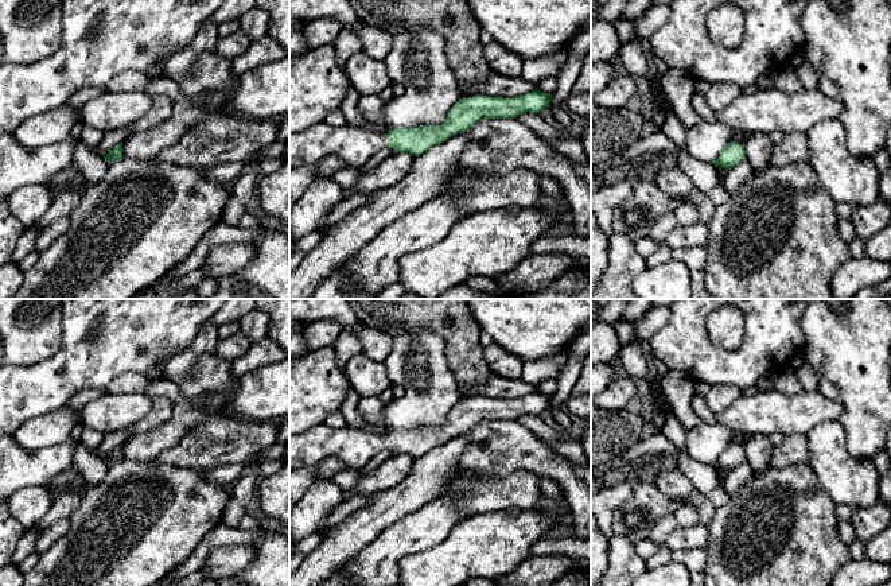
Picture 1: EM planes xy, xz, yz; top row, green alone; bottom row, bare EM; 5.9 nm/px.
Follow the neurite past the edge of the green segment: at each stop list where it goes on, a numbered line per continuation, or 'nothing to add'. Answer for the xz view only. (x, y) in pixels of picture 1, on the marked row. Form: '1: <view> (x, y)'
1: xz (354, 146)

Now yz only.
nothing to add

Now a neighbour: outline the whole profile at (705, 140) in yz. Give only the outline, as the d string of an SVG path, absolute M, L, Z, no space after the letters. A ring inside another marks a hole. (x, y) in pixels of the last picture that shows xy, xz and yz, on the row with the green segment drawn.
M703 121L686 129L685 147L696 159L713 163L732 141L734 129L724 123Z

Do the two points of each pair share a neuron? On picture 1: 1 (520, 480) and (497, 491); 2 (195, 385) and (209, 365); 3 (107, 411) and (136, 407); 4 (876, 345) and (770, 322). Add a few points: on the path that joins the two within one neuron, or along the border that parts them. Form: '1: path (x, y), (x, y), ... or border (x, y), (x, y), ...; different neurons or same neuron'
1: path (514, 485), (509, 491), (502, 491); same neuron
2: path (201, 380), (209, 371); same neuron
3: path (113, 411), (129, 408); same neuron
4: border (804, 313), (800, 321), (804, 336), (802, 349); different neurons

